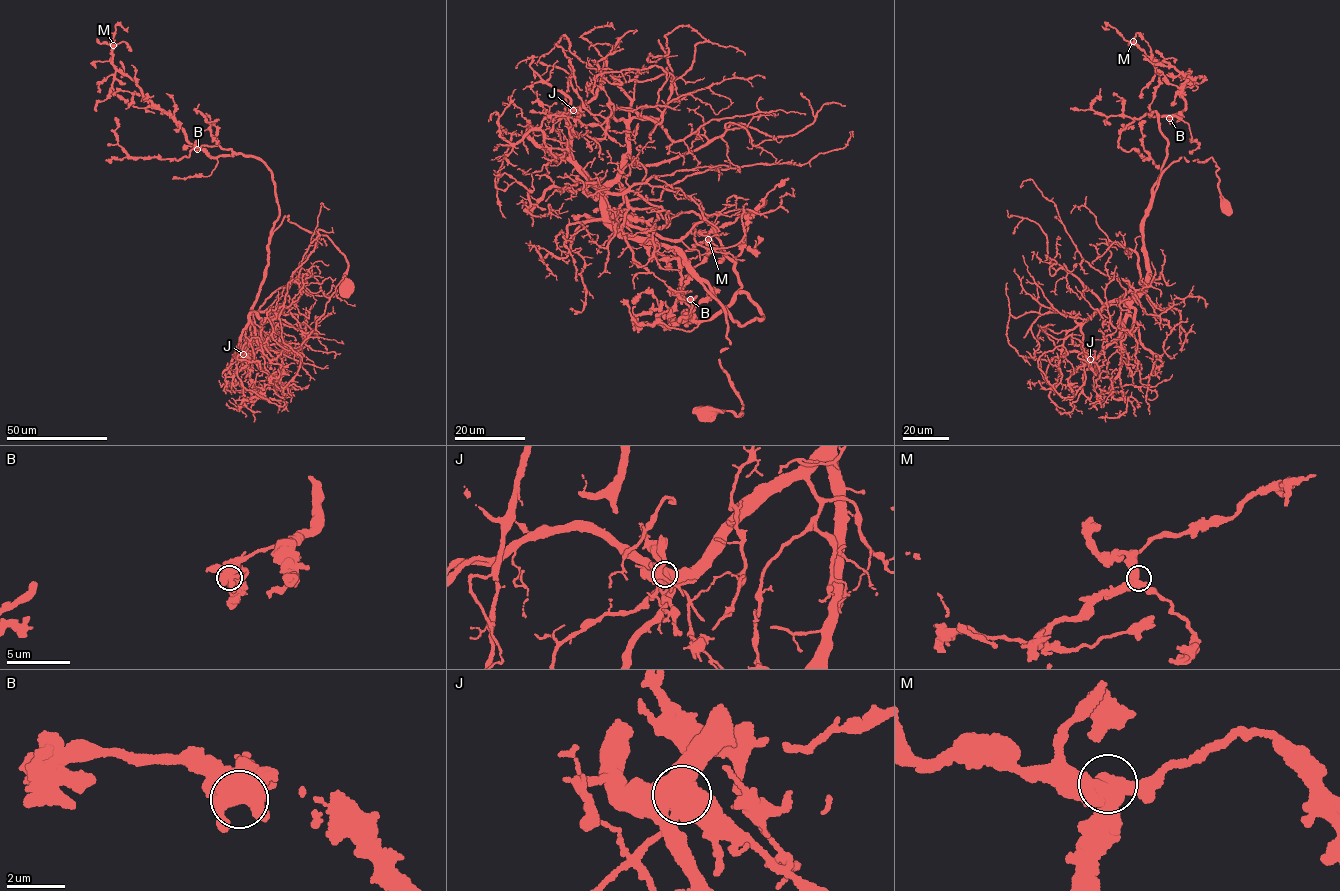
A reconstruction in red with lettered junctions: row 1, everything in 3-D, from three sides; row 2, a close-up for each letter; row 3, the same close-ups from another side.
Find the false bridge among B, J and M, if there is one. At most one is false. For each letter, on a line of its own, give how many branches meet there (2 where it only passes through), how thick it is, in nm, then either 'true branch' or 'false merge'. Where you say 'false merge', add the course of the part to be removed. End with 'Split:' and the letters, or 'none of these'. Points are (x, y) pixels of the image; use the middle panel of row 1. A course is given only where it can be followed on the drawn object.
B: branches 3; calibre 600 nm; true branch
J: branches 3; calibre 600 nm; false merge; course (573, 111), (582, 124), (600, 125), (606, 121), (611, 111), (605, 91), (589, 84), (589, 93)
M: branches 3; calibre 500 nm; true branch
Split: J

